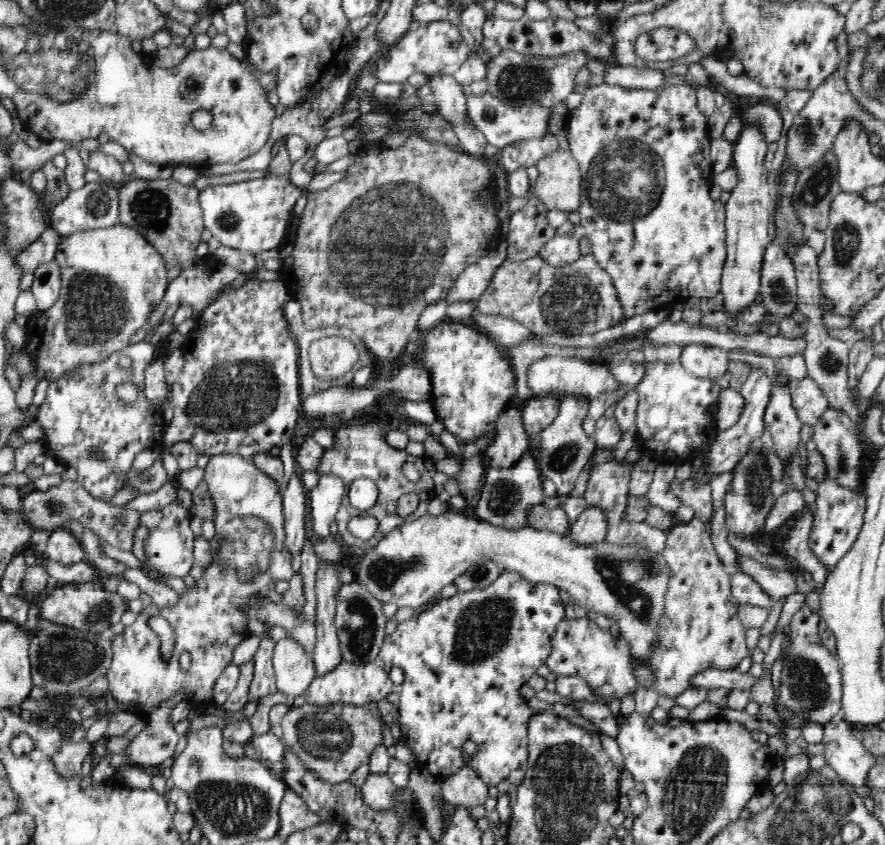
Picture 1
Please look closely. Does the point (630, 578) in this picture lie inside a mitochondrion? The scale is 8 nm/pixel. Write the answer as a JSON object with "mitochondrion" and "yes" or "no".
{"mitochondrion":"yes"}

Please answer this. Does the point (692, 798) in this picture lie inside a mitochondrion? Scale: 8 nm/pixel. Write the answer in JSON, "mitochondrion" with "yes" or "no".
{"mitochondrion":"yes"}

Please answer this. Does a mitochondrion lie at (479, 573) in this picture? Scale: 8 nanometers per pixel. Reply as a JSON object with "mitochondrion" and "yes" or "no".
{"mitochondrion":"yes"}

